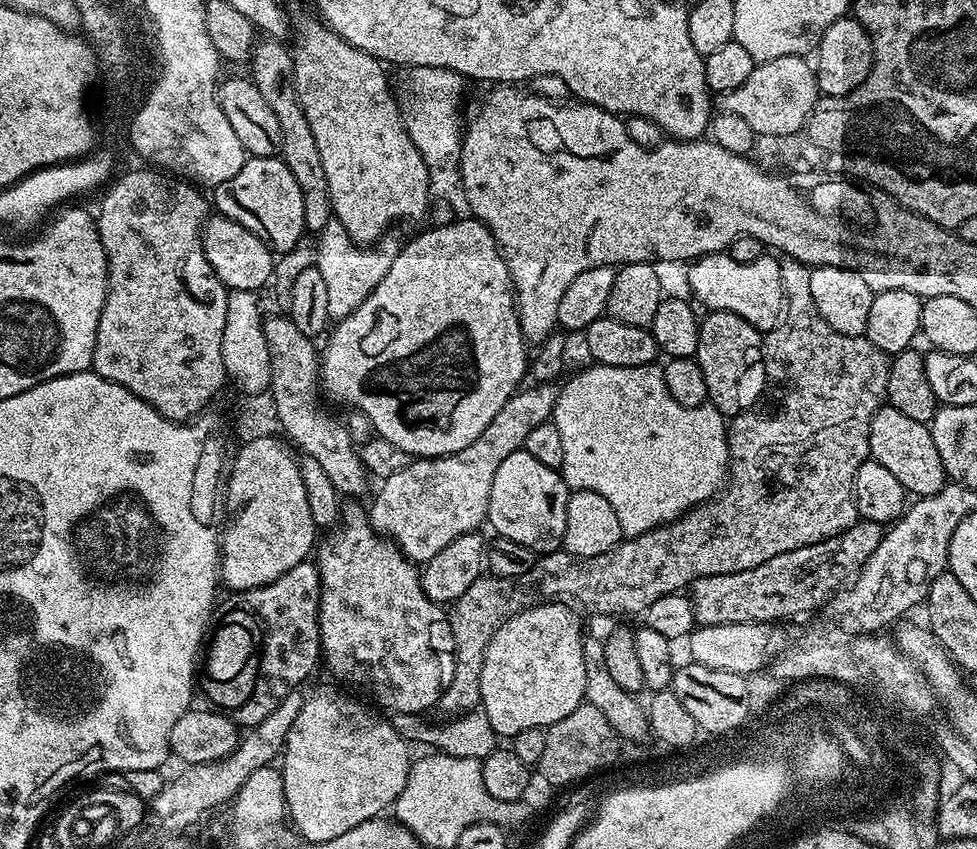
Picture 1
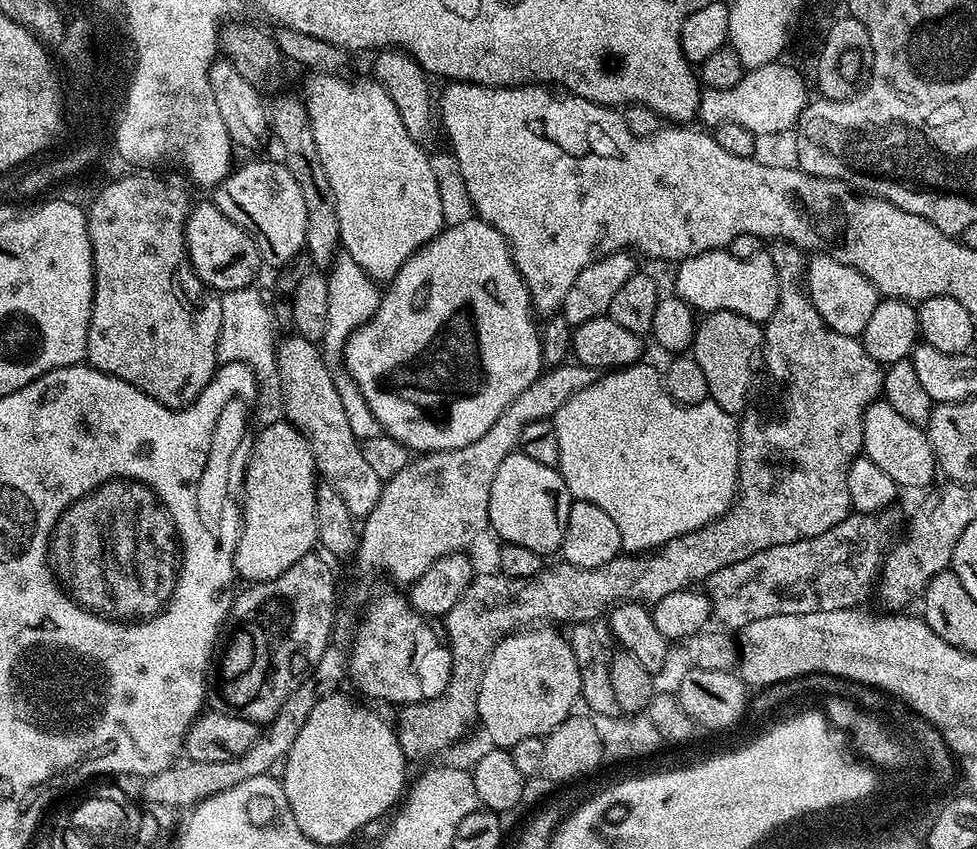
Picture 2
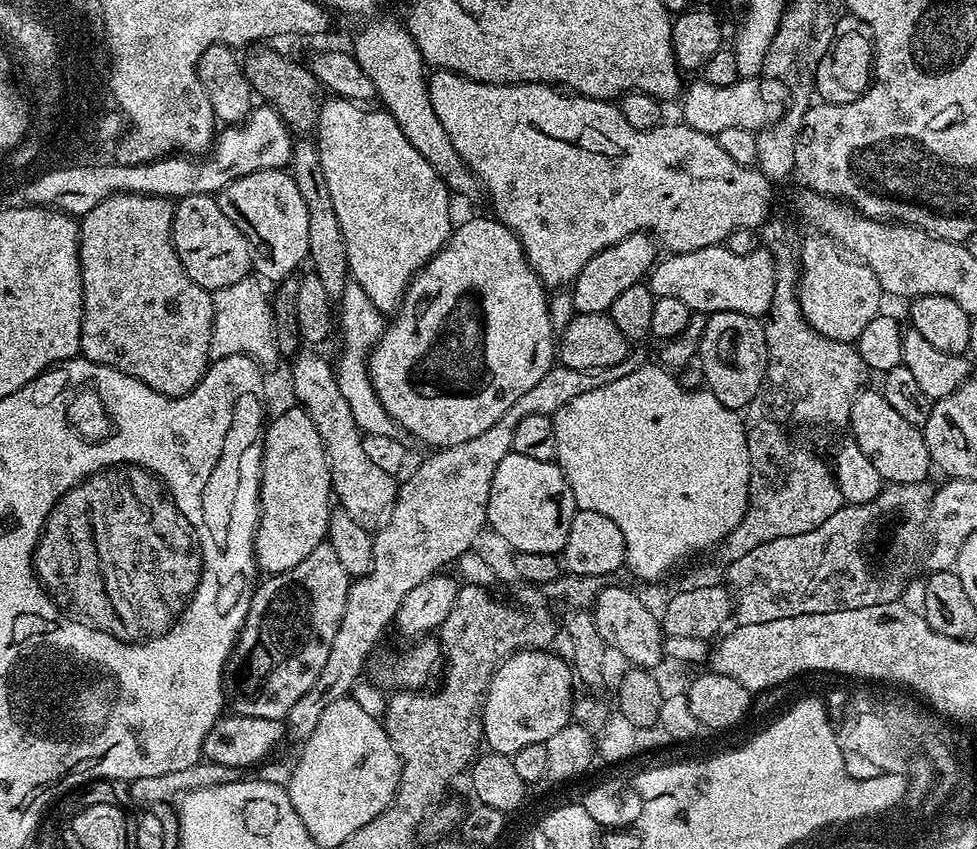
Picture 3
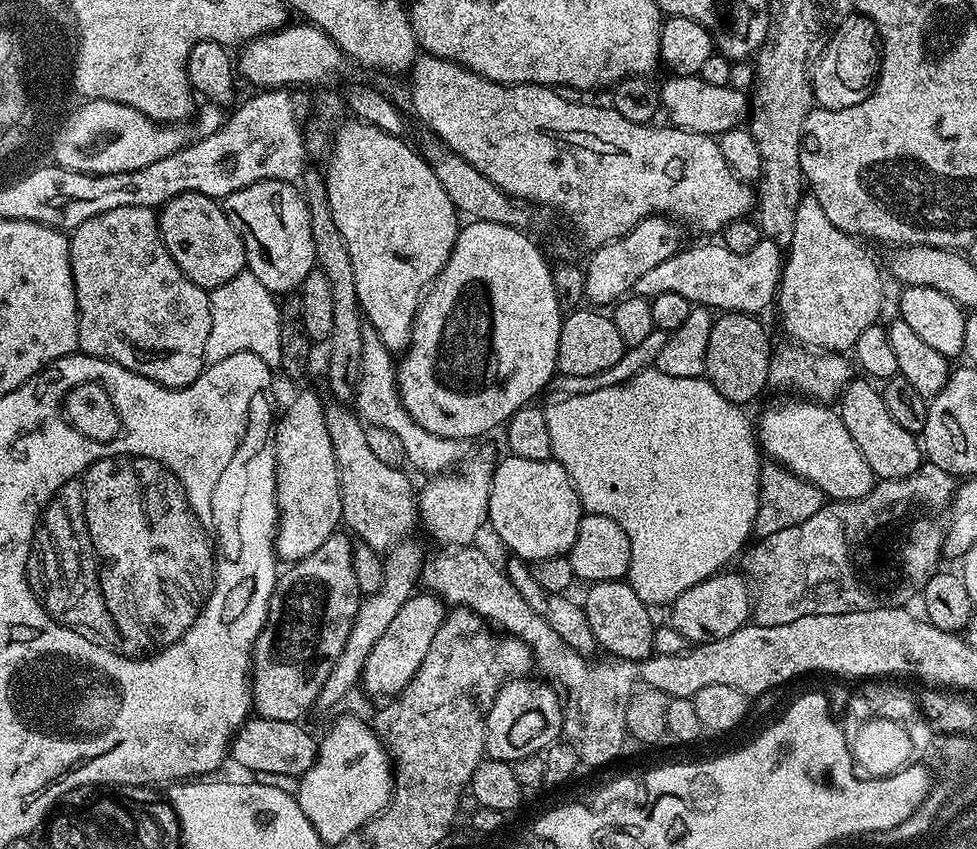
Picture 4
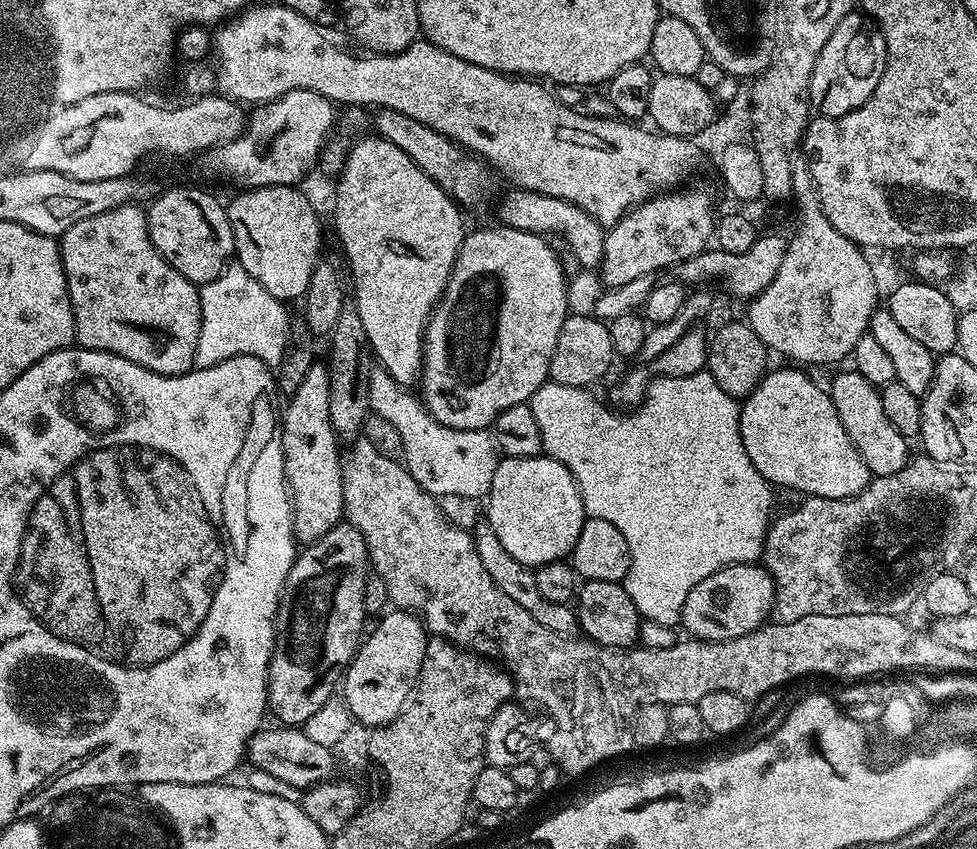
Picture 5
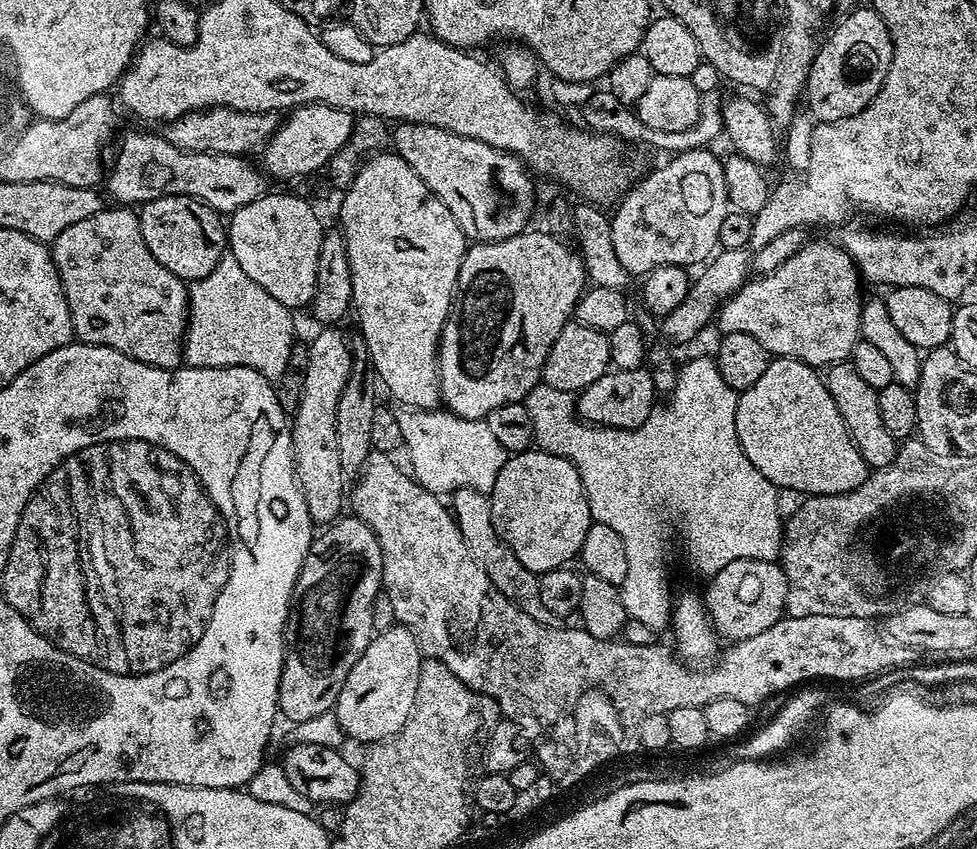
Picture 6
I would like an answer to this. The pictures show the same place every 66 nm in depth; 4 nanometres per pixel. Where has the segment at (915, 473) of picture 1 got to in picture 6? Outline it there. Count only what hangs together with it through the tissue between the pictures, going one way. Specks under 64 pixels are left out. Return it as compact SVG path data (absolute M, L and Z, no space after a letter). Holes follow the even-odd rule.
M851 362L827 365L823 373L826 390L830 390L830 398L834 398L834 406L838 406L838 414L842 414L842 422L846 422L846 430L858 446L858 454L867 462L869 469L885 468L896 461L898 441L892 437L890 430L882 423L882 413L878 411L878 390L869 386L854 370Z

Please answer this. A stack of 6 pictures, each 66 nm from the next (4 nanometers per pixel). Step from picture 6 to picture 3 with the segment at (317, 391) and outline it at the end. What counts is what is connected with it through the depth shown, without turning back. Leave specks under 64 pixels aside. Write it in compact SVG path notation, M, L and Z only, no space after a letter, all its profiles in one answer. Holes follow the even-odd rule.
M291 407L267 421L262 437L264 459L260 462L260 523L256 530L256 562L268 574L285 572L298 566L310 550L325 543L334 507L332 475L318 426L314 426L305 408Z

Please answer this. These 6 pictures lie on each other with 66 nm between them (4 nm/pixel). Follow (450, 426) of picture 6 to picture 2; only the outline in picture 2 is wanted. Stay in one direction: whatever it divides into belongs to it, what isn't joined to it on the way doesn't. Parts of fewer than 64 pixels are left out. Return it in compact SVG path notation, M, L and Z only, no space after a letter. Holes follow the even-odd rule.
M347 254L337 255L326 272L328 278L328 293L330 294L330 307L326 309L326 334L322 341L322 351L324 361L330 371L332 371L332 381L338 390L338 398L342 398L342 407L346 413L350 425L350 431L358 441L366 441L370 438L378 438L382 435L382 429L378 418L366 404L366 398L362 398L362 390L352 380L352 375L342 367L344 358L344 343L350 338L354 330L358 330L367 321L372 319L372 315L378 310L380 297L382 295L377 281L371 280Z

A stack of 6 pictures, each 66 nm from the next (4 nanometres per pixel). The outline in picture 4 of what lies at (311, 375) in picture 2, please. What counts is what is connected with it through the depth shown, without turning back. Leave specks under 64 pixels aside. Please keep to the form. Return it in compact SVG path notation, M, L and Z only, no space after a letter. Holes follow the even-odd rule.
M336 404L325 407L324 417L338 466L343 523L346 528L348 524L347 531L359 543L372 547L379 554L387 553L409 537L406 535L412 527L417 527L417 493L414 488L412 492L412 484L404 470L386 466L386 462L381 462L371 452L366 442L366 427L351 407Z

